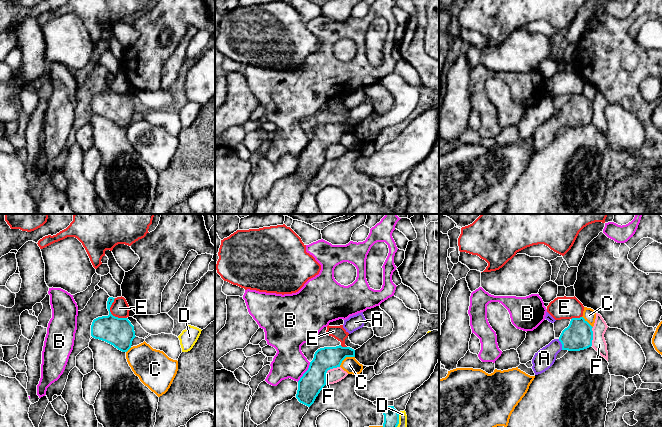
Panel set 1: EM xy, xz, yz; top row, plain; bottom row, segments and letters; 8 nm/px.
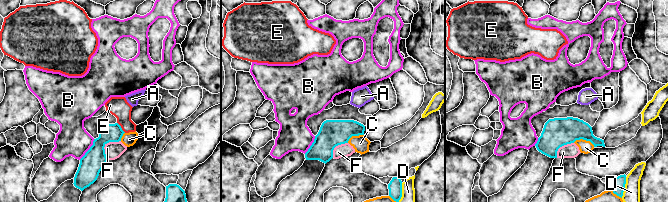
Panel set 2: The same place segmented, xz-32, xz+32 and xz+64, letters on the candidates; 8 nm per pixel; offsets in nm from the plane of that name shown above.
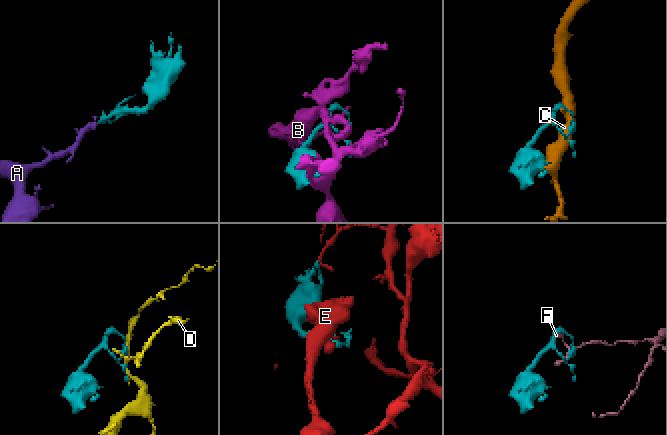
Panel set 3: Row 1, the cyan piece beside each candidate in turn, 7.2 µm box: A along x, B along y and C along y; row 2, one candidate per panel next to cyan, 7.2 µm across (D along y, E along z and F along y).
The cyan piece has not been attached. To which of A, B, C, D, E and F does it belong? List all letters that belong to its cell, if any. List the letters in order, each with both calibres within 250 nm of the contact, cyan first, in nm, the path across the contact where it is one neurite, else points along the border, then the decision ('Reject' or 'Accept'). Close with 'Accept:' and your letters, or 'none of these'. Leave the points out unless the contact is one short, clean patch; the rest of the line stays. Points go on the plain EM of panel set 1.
A: Thickness 220 nm (cyan) against 160 nm. Path across: yz (578, 111), (561, 119), (544, 134). Accept
B: Thickness 190 nm (cyan) against 260 nm. Reject
C: Thickness 180 nm (cyan) against 120 nm. Reject
D: Thickness 130 nm (cyan) against 80 nm. Reject
E: Thickness 240 nm (cyan) against 140 nm. Boundary: xy (114, 74), (110, 88), (115, 92), (126, 94). Reject
F: Thickness 190 nm (cyan) against 120 nm. Reject
Accept: A

